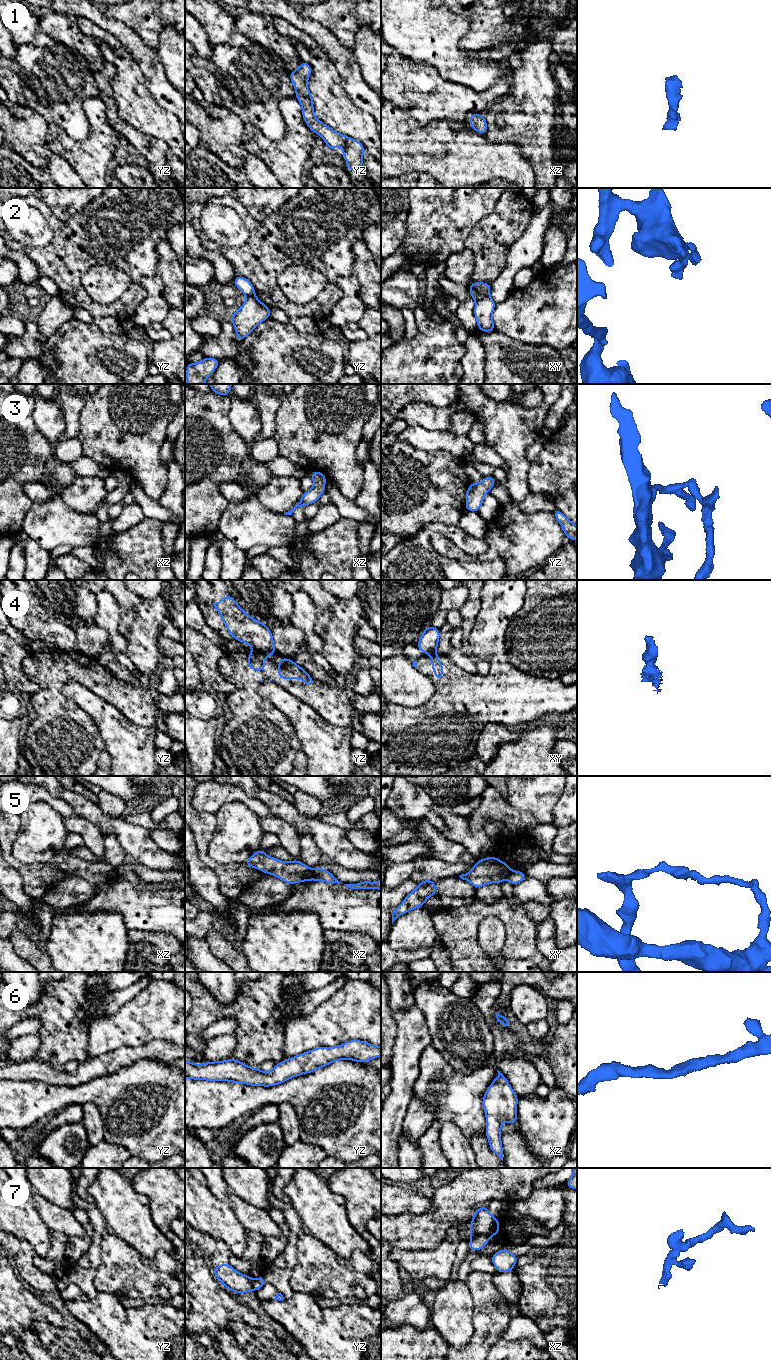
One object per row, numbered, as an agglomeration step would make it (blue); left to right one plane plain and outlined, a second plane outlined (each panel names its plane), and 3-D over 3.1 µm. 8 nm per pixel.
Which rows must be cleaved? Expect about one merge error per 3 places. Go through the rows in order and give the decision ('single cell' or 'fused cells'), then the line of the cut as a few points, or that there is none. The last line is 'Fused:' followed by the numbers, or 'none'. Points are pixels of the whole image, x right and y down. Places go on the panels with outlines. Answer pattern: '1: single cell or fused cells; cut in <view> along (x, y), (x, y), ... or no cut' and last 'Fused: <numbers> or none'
1: single cell; no cut
2: fused cells; cut in xy along (488, 294), (476, 301)
3: single cell; no cut
4: fused cells; cut in yz along (253, 648), (263, 652), (273, 651)
5: fused cells; cut in xz along (312, 869), (314, 879)
6: single cell; no cut
7: fused cells; cut in xz along (471, 1233), (489, 1237)
Fused: 2, 4, 5, 7

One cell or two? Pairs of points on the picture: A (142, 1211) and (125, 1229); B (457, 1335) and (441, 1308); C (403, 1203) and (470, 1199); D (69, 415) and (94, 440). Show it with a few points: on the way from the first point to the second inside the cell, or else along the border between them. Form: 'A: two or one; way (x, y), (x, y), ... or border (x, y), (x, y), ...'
A: one; way (137, 1215), (130, 1224)
B: one; way (456, 1328), (453, 1320), (448, 1315)
C: two; border (436, 1207), (421, 1214), (412, 1214), (410, 1212)
D: two; border (84, 402), (79, 414), (79, 433), (76, 437)

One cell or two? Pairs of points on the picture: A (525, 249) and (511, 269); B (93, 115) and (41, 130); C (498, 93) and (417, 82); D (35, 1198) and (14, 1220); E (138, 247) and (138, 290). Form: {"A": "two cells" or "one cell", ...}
{"A": "one cell", "B": "two cells", "C": "one cell", "D": "two cells", "E": "one cell"}

